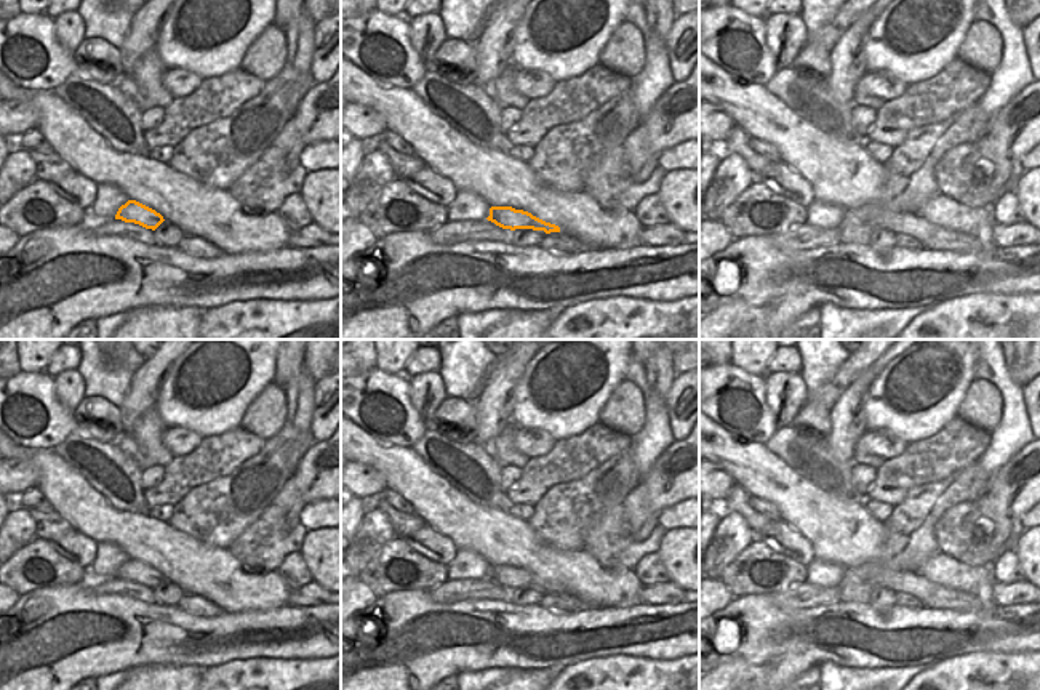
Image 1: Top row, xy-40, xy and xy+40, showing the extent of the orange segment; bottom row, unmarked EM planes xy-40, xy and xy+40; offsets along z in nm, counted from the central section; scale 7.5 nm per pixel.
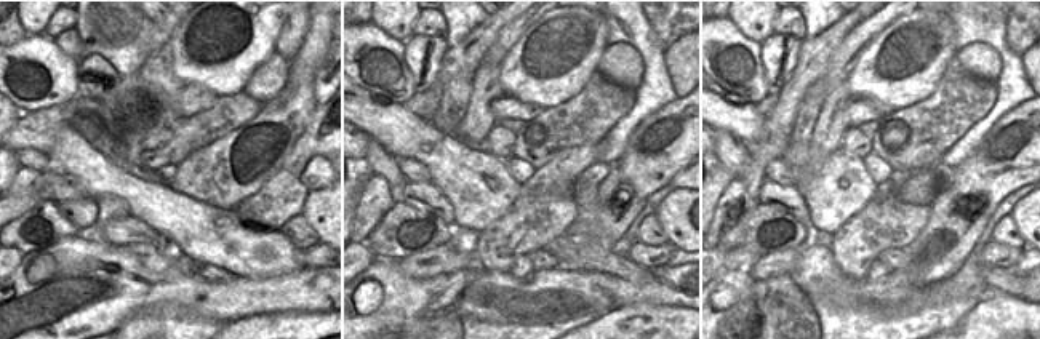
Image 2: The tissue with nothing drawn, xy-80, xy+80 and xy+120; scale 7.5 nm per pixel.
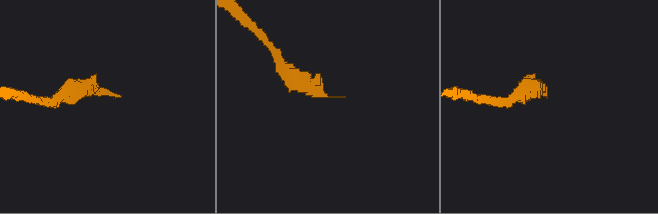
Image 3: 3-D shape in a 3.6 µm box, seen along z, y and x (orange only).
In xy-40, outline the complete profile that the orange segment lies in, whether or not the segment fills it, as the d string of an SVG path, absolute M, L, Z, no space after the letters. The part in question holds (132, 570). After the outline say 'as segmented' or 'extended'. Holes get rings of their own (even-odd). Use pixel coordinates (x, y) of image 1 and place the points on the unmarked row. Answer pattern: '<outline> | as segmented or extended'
M128 559L125 564L122 564L115 573L115 578L134 581L152 589L155 589L165 580L160 572L136 559Z | as segmented

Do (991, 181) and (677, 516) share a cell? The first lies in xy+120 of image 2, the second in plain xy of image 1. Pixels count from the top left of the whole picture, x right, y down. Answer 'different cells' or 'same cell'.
different cells

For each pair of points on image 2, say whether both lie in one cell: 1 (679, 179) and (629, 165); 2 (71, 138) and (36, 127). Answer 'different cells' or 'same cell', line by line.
1: different cells
2: different cells

